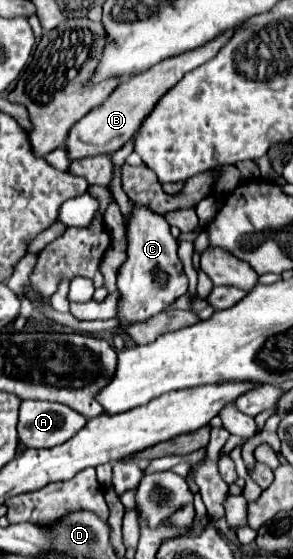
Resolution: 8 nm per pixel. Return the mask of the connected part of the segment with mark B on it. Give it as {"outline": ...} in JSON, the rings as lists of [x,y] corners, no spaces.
{"outline":[[[233,30],[221,34],[219,38],[211,40],[209,44],[205,44],[201,48],[195,48],[193,52],[185,52],[181,56],[173,56],[173,60],[163,60],[161,64],[155,64],[155,68],[149,68],[149,72],[141,72],[141,74],[133,76],[131,80],[123,80],[107,96],[107,100],[101,106],[97,106],[91,112],[87,112],[71,128],[71,132],[69,132],[67,140],[65,140],[65,150],[69,154],[69,160],[79,160],[79,158],[87,158],[87,156],[101,156],[101,154],[113,154],[115,150],[119,150],[125,142],[131,140],[131,136],[141,126],[141,120],[153,110],[157,100],[169,88],[173,88],[183,78],[183,74],[191,72],[193,68],[197,68],[203,62],[211,60],[223,48],[223,44],[229,40],[231,34],[233,34]]]}

